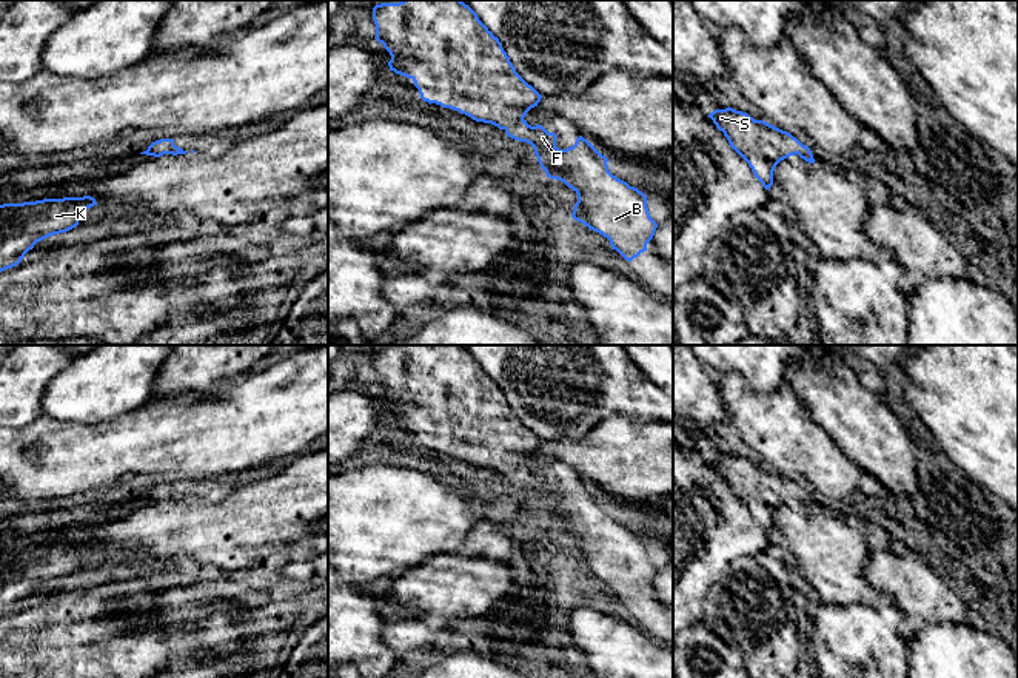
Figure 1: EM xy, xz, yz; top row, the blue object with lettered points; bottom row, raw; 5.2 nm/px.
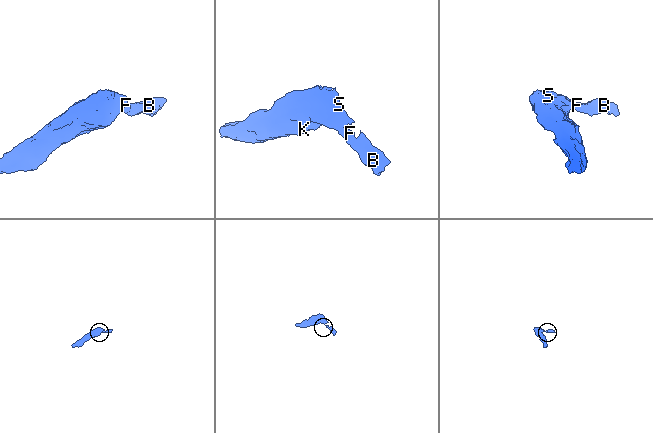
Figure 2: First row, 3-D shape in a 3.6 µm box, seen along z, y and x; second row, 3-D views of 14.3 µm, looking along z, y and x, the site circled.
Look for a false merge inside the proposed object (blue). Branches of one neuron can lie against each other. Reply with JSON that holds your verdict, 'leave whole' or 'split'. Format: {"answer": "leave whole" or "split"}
{"answer": "leave whole"}

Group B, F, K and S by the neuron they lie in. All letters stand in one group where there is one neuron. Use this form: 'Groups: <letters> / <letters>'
Groups: B F K S

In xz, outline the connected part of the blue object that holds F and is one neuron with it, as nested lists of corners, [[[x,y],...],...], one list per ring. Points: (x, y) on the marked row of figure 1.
[[[402,0],[373,8],[376,40],[390,52],[390,71],[414,82],[424,102],[440,105],[504,129],[508,137],[527,142],[547,177],[564,182],[578,194],[571,217],[610,240],[625,260],[647,251],[658,223],[647,208],[647,196],[608,171],[608,159],[579,136],[567,149],[556,146],[556,134],[524,119],[542,96],[514,69],[502,43],[462,0]]]

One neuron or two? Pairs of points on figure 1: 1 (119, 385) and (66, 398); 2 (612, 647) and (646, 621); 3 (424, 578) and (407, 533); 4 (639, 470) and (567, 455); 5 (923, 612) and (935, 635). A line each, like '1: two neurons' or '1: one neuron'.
1: one neuron
2: two neurons
3: two neurons
4: one neuron
5: two neurons

